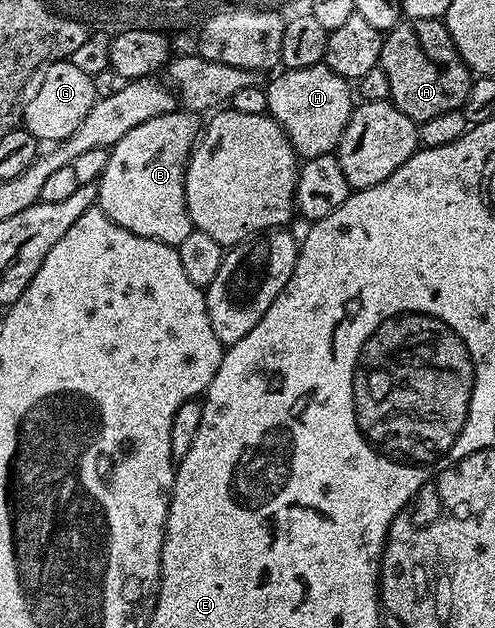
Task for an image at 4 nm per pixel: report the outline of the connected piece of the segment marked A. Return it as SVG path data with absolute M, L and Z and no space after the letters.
M402 19L390 32L384 33L379 66L391 86L389 100L415 122L447 114L447 110L464 109L474 82L444 19Z

